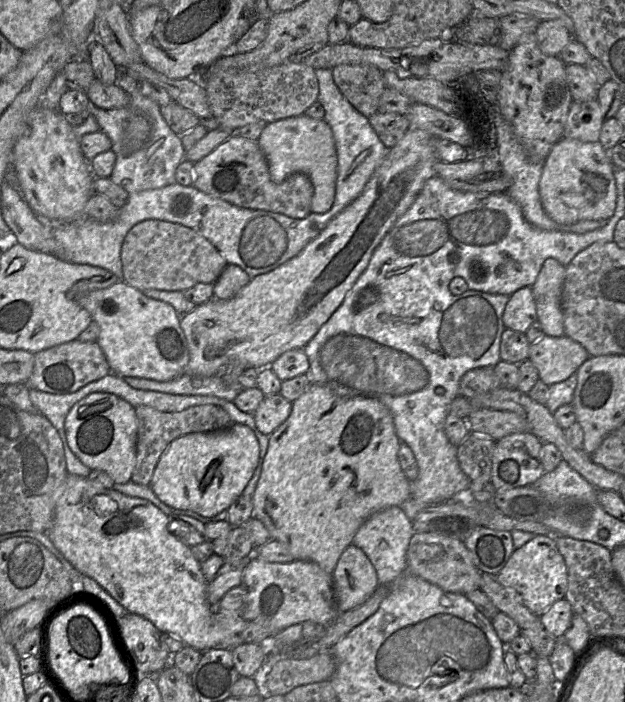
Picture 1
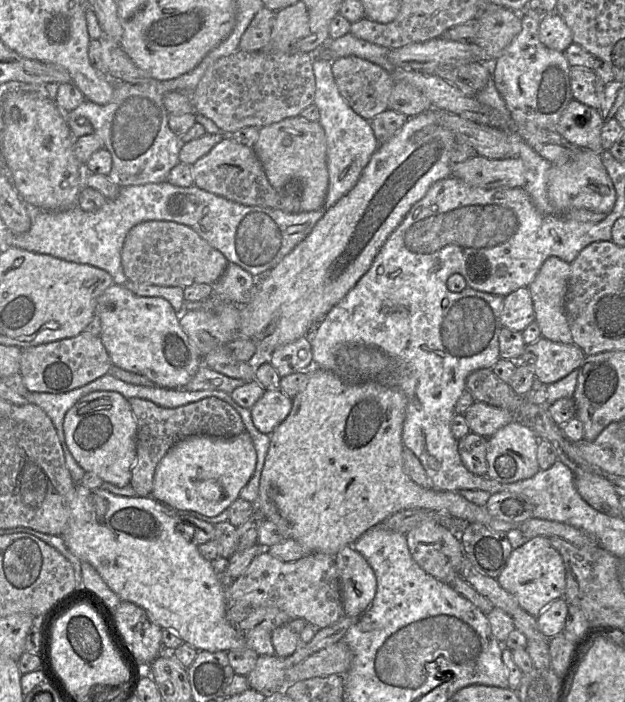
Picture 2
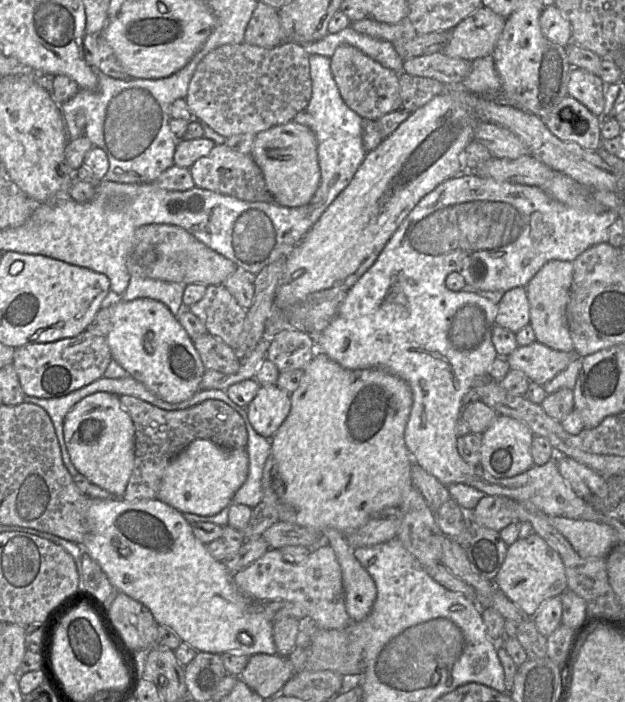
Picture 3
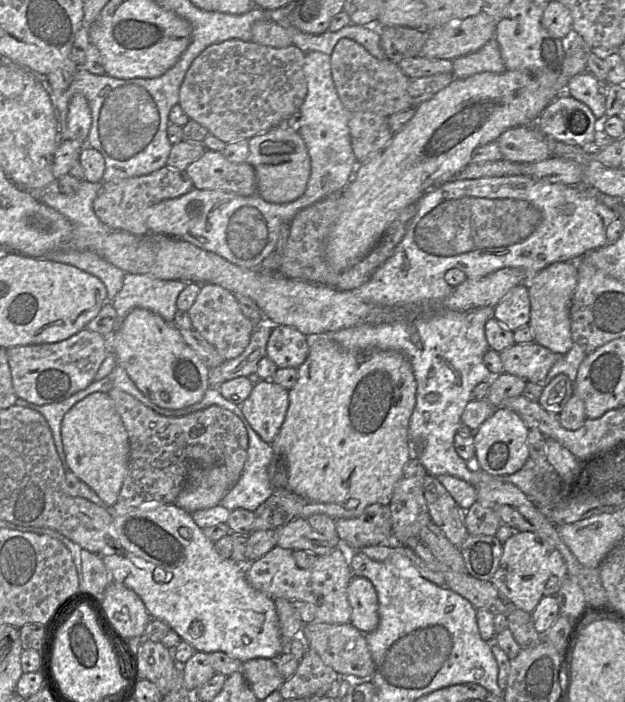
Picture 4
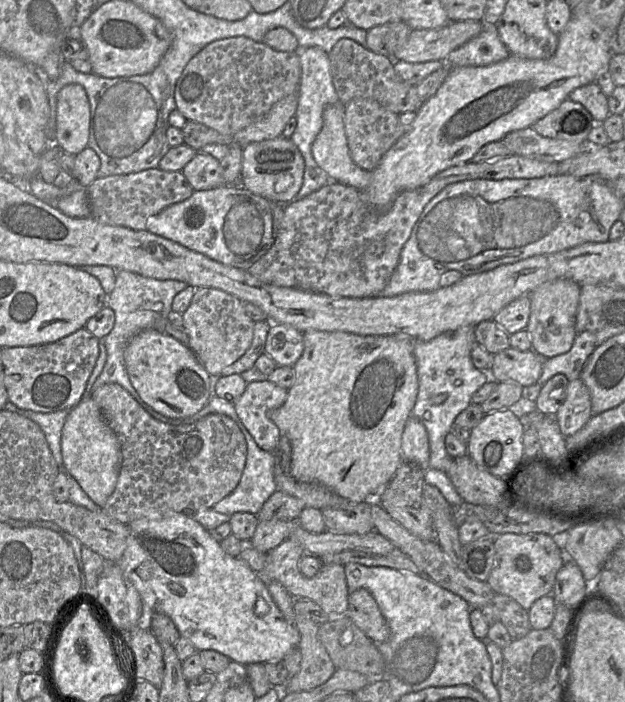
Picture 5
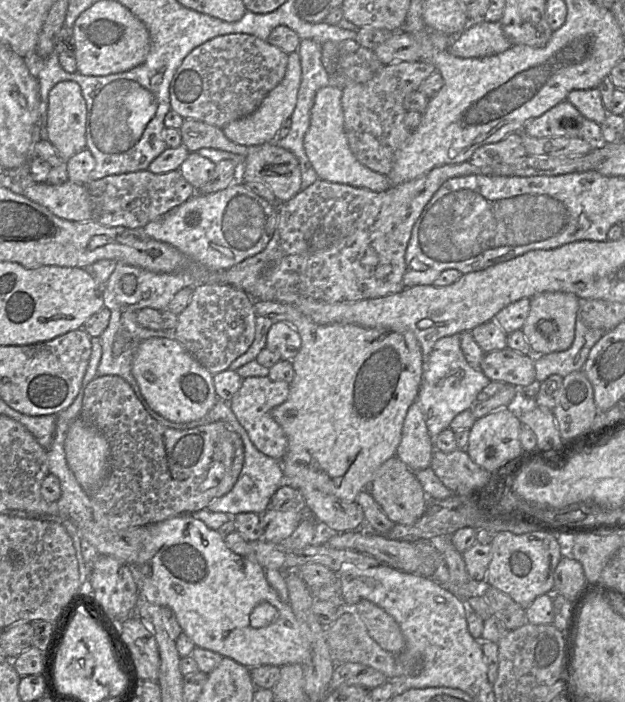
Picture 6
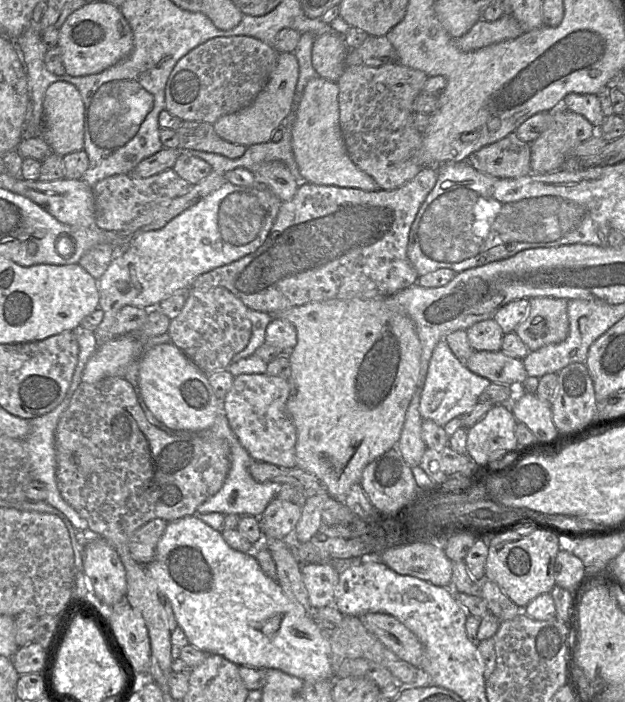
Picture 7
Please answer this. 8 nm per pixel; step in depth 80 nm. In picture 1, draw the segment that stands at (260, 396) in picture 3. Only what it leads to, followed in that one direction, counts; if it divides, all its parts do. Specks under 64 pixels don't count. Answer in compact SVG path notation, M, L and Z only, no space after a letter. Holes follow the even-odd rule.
M280 393L267 395L253 413L257 429L269 436L290 415L292 403Z

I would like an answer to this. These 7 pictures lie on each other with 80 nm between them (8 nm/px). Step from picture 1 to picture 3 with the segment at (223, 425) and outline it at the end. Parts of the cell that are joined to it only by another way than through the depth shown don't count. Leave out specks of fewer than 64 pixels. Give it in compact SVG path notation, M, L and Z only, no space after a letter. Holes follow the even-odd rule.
M130 395L119 396L135 429L134 466L122 499L157 499L169 463L193 440L207 439L226 449L246 448L248 434L240 414L221 400L208 399L183 410L163 410Z

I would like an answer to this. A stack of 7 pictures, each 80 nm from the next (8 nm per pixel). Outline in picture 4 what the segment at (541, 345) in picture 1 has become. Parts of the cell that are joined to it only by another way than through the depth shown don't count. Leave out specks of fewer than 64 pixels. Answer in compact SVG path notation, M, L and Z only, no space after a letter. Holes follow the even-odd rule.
M534 341L513 344L499 352L503 372L518 376L527 382L543 380L550 368L564 354L554 353Z

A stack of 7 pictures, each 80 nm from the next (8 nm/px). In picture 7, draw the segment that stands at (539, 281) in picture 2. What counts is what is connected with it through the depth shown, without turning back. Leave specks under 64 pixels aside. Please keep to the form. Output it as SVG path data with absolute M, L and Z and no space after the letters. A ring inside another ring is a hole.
M553 297L529 299L529 311L514 332L530 351L564 341L569 334L568 300Z

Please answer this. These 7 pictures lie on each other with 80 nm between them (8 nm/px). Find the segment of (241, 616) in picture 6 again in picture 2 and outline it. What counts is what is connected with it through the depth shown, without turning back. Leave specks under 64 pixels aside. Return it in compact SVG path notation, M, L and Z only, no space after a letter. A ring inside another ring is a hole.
M76 484L74 496L70 503L70 516L61 537L69 551L81 562L87 562L92 565L107 586L115 594L117 594L121 601L131 602L144 609L157 625L159 625L162 629L169 629L173 631L181 638L183 643L187 643L198 651L228 652L236 649L251 649L254 650L258 655L274 655L275 650L271 641L272 632L268 632L264 629L240 630L236 629L230 624L226 617L227 603L225 597L226 587L224 582L222 581L220 575L214 571L211 562L201 556L197 546L191 543L177 531L176 526L181 520L175 511L183 510L172 510L155 500L152 496L123 497L114 495L100 488L88 489L80 484Z

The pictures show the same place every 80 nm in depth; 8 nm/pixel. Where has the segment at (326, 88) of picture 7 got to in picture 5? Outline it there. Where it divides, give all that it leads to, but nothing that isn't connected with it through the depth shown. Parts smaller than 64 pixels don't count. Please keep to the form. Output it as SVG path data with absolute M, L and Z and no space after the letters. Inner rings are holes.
M341 102L326 106L323 111L322 128L312 143L312 155L318 166L328 174L332 181L346 184L362 191L369 186L372 171L360 168L352 160L345 131L344 115L344 104Z

